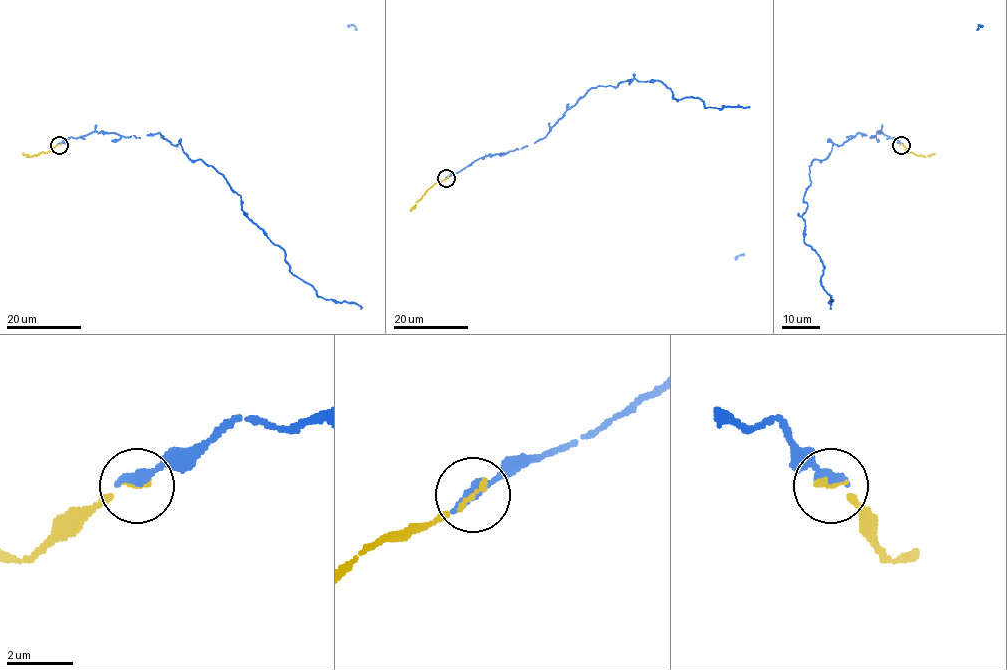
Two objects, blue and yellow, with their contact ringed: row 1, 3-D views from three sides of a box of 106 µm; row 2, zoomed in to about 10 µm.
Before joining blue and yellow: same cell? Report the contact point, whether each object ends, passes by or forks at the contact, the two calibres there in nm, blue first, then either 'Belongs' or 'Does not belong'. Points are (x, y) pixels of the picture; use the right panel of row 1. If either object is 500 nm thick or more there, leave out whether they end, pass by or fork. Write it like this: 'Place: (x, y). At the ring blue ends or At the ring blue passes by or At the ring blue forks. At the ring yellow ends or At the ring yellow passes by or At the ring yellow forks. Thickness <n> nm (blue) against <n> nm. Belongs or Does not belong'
Place: (901, 145). At the ring blue ends. At the ring yellow ends. Thickness 400 nm (blue) against 110 nm. Belongs

